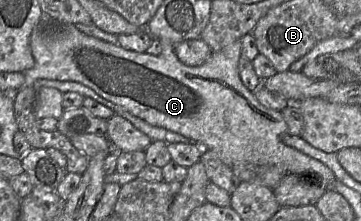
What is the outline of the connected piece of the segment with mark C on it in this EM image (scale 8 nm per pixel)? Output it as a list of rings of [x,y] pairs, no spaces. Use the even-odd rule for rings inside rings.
[[[42,19],[31,34],[30,48],[35,58],[35,65],[25,72],[23,87],[37,87],[37,81],[40,79],[79,82],[148,124],[181,134],[215,152],[229,167],[240,162],[274,165],[282,167],[288,174],[310,178],[318,181],[326,189],[333,189],[336,182],[335,174],[319,160],[284,144],[281,136],[287,133],[287,123],[282,113],[260,104],[254,94],[242,83],[238,69],[242,50],[240,40],[236,40],[218,52],[213,52],[199,66],[187,66],[178,59],[174,45],[168,41],[159,41],[162,51],[159,55],[152,55],[147,52],[124,49],[118,44],[88,36],[73,24],[59,25],[53,22],[54,20]]]

